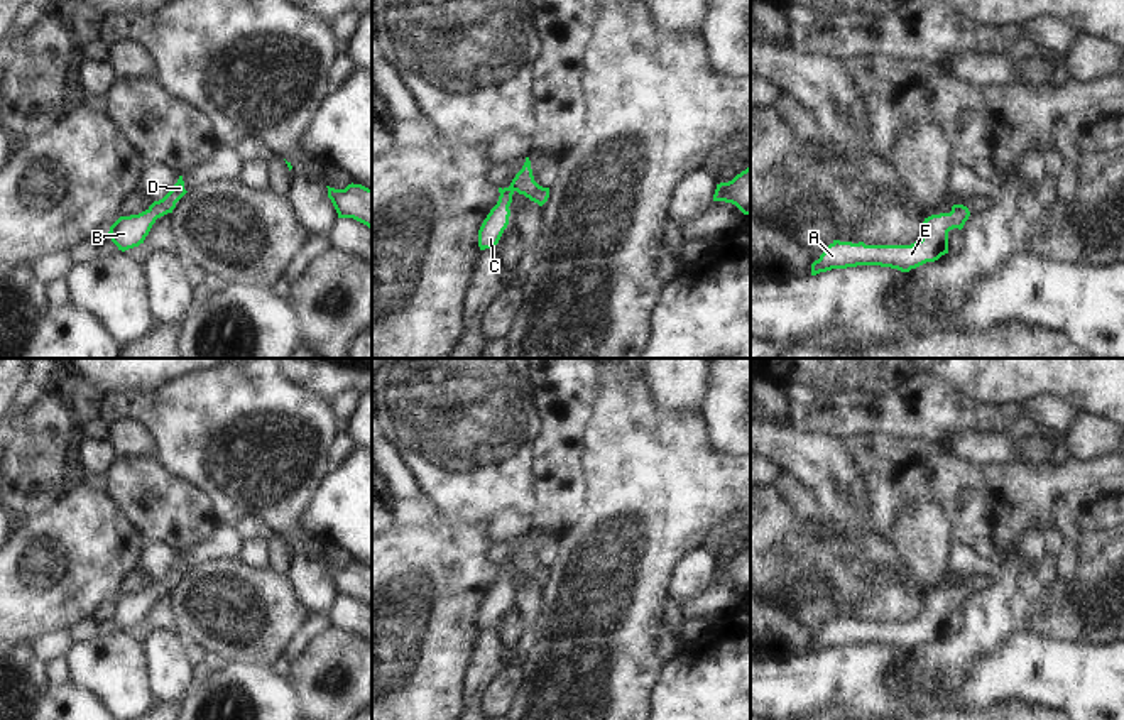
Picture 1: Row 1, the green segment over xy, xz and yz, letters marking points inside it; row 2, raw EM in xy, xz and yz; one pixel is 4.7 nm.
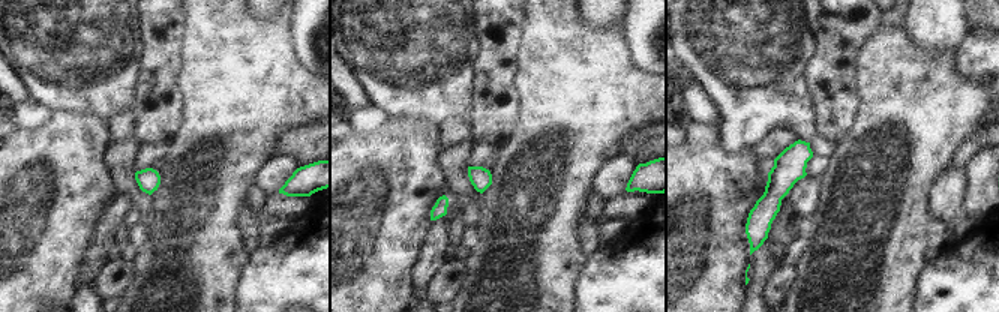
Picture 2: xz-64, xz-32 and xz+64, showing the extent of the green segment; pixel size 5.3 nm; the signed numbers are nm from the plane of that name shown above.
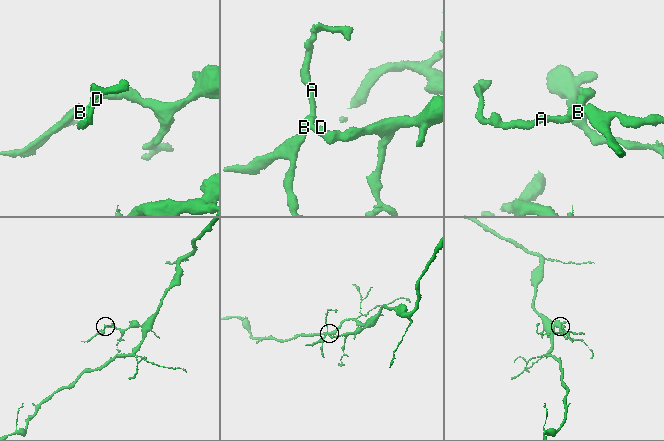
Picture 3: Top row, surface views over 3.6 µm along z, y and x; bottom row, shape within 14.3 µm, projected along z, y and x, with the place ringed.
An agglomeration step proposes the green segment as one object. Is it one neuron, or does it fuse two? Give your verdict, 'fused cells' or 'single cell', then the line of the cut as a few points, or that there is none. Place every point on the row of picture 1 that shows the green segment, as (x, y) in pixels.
single cell; cut none

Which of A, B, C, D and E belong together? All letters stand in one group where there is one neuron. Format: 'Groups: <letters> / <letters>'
Groups: A B C D E

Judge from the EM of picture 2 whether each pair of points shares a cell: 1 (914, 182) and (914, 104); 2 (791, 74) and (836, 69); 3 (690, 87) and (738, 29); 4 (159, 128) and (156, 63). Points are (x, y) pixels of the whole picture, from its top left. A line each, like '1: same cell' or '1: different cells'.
1: same cell
2: different cells
3: different cells
4: same cell

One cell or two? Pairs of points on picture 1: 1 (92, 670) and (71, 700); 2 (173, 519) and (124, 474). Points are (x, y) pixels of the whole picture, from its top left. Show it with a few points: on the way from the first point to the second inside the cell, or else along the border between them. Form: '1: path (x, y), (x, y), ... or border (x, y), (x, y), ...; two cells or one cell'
1: border (70, 681), (92, 692), (103, 702); two cells
2: path (161, 507), (136, 484); one cell

